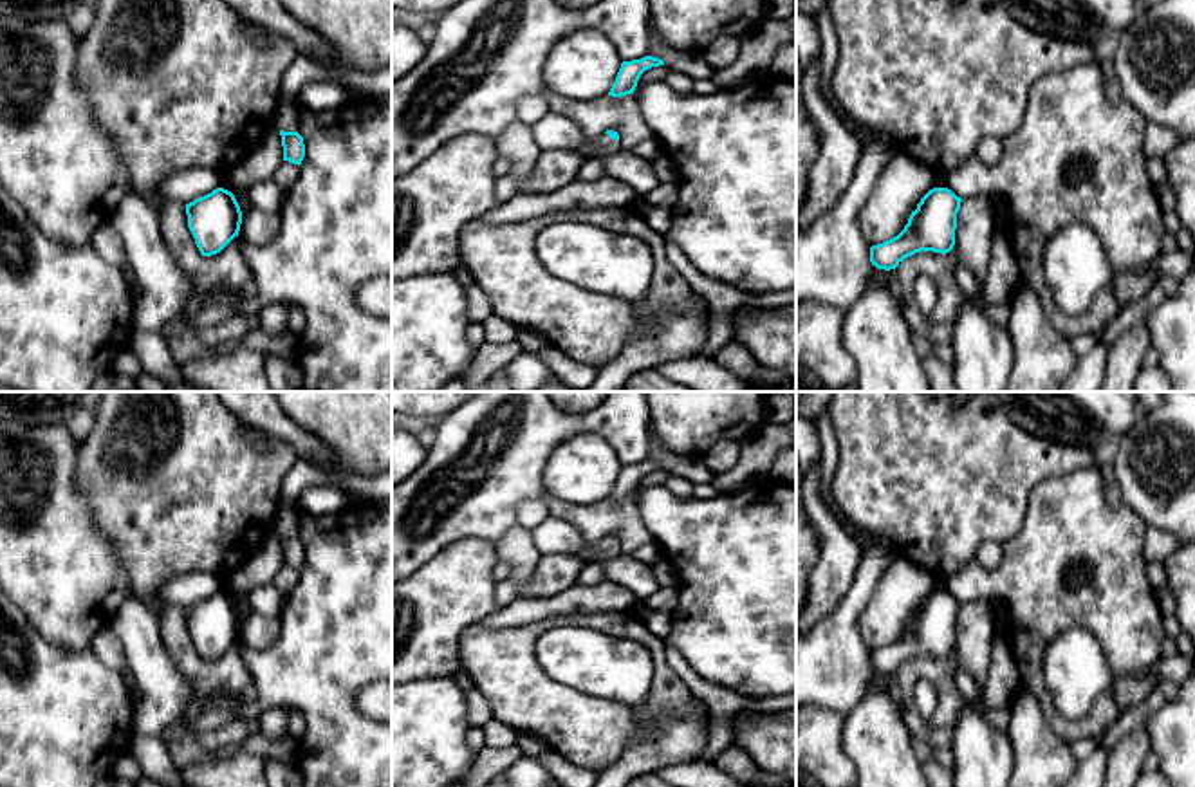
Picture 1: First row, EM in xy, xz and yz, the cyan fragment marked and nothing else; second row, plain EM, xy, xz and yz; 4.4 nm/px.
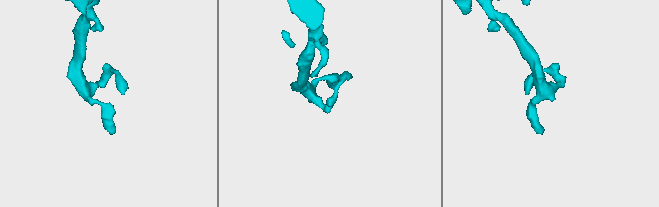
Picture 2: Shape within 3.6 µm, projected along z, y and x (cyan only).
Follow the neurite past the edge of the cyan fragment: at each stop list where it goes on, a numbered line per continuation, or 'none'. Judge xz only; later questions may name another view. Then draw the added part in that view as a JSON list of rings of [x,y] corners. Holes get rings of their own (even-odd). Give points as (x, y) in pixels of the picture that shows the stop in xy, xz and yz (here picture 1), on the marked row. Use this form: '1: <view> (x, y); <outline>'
1: xz (553, 132); [[[549,112],[534,123],[533,137],[540,150],[574,150],[585,157],[599,157],[621,150],[621,141],[610,139],[608,134],[596,143],[587,141],[574,121],[556,112]]]

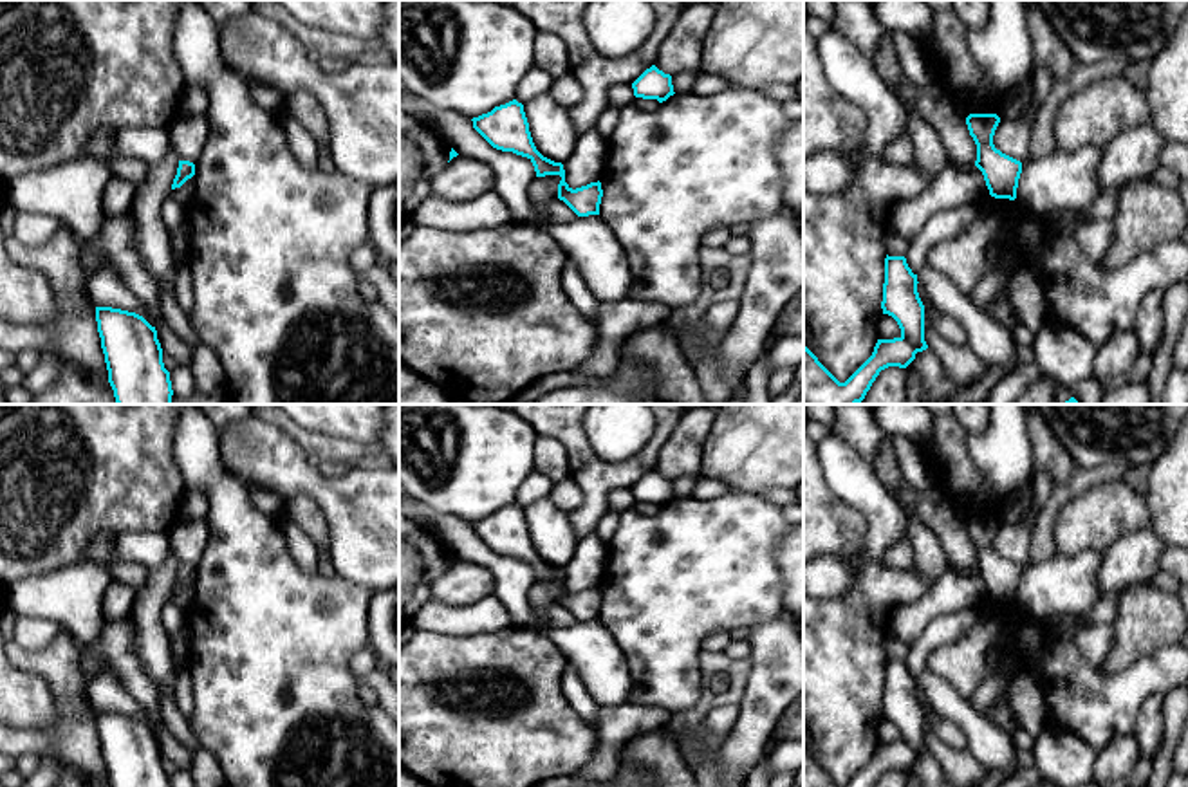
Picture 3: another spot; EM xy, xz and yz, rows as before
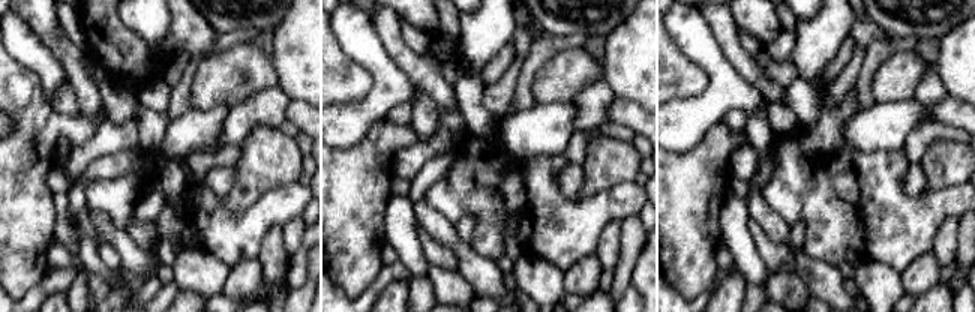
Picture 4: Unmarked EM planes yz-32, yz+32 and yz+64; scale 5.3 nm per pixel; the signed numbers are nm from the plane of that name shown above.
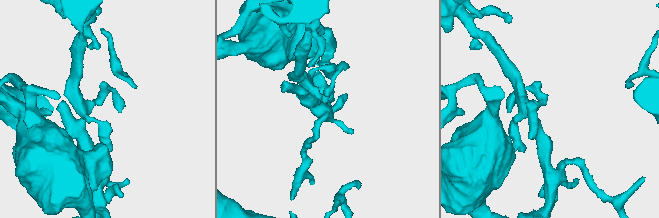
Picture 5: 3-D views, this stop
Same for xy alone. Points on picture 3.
none

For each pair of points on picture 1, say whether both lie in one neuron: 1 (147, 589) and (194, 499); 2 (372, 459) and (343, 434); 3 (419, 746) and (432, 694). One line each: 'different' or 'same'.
1: same
2: same
3: same

